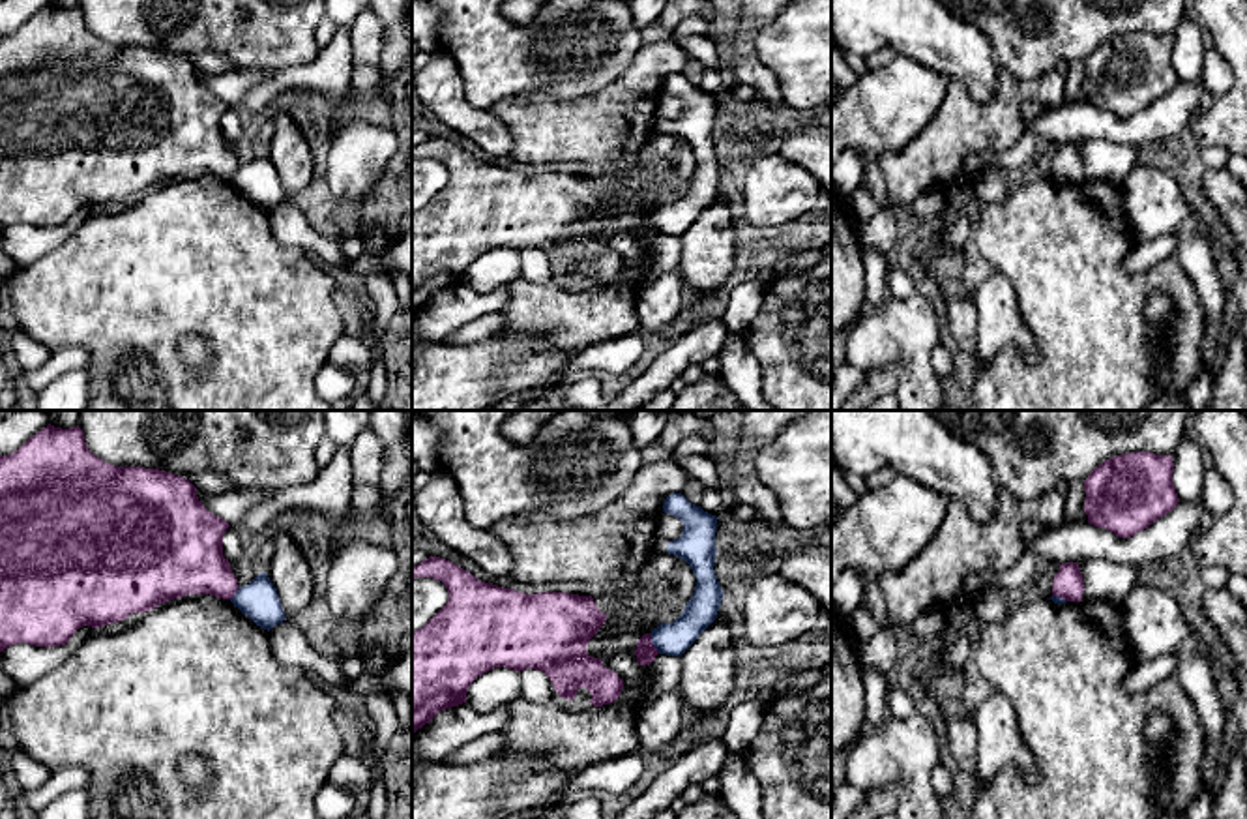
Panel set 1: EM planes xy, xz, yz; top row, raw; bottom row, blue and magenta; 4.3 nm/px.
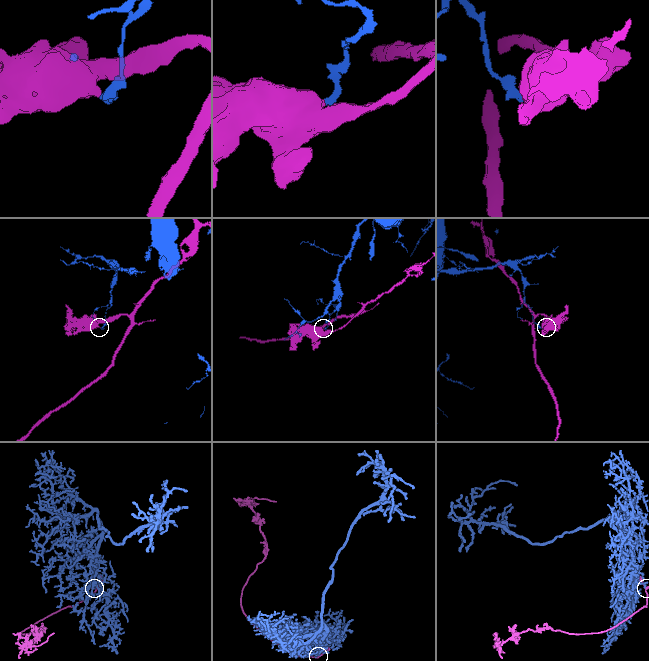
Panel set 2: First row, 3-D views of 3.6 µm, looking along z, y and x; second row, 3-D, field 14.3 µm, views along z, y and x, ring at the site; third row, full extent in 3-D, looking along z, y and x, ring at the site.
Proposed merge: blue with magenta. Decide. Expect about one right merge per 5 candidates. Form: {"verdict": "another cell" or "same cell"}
{"verdict": "another cell"}

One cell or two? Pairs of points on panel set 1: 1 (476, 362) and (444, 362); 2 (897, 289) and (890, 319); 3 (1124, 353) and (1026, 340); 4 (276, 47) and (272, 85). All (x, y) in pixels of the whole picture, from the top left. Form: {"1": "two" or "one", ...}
{"1": "one", "2": "two", "3": "two", "4": "two"}

